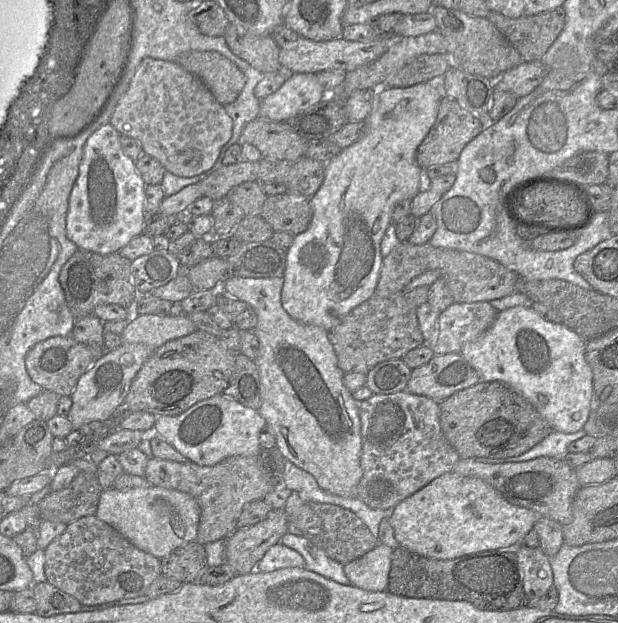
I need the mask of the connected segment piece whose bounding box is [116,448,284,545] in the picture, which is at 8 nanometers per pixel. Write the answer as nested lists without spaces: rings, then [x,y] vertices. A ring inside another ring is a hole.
[[[138,448],[116,456],[124,473],[144,477],[152,486],[178,490],[192,496],[200,507],[200,520],[196,541],[202,545],[227,539],[234,533],[244,506],[263,498],[277,487],[284,487],[256,456],[229,457],[214,466],[199,466],[192,462],[182,464],[157,458],[147,458]]]

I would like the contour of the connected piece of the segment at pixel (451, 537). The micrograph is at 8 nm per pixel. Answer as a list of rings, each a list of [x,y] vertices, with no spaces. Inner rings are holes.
[[[445,473],[402,500],[389,512],[399,546],[419,555],[450,560],[489,550],[513,549],[533,529],[539,515],[509,503],[483,480]]]

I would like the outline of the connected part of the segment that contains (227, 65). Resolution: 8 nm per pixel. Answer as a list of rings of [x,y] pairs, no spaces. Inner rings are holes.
[[[217,51],[187,52],[176,63],[199,77],[222,105],[235,102],[246,84],[243,71]]]

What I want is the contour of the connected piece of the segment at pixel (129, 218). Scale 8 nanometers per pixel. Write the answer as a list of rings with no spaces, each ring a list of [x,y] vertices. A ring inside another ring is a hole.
[[[108,123],[93,132],[85,144],[66,217],[67,236],[78,250],[119,253],[133,238],[145,232],[146,183],[136,169],[135,160],[124,154],[120,138],[121,134]]]

